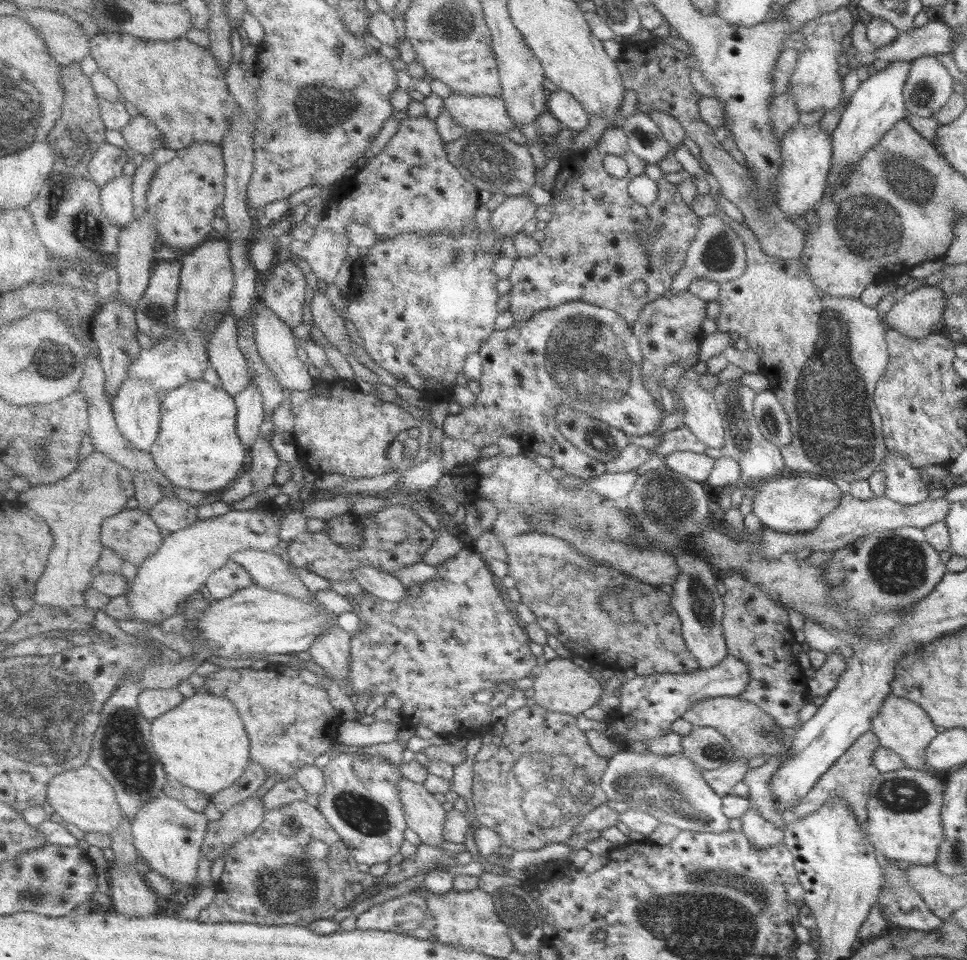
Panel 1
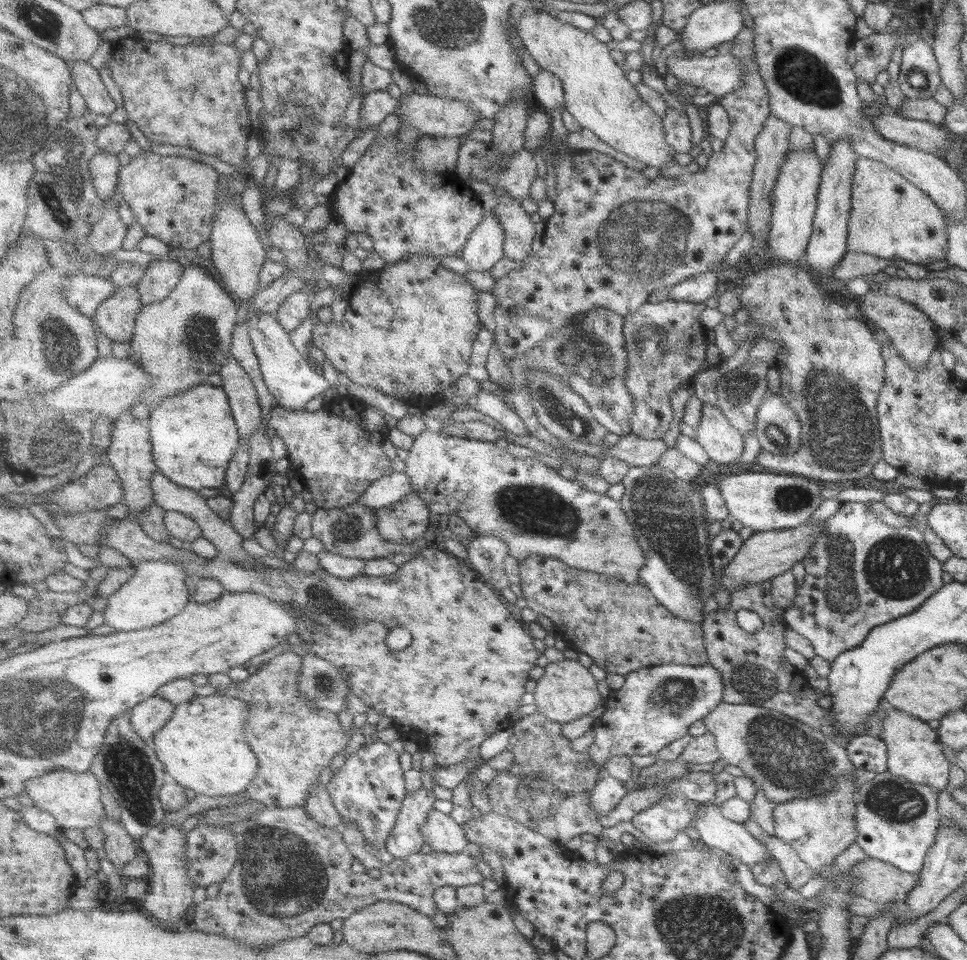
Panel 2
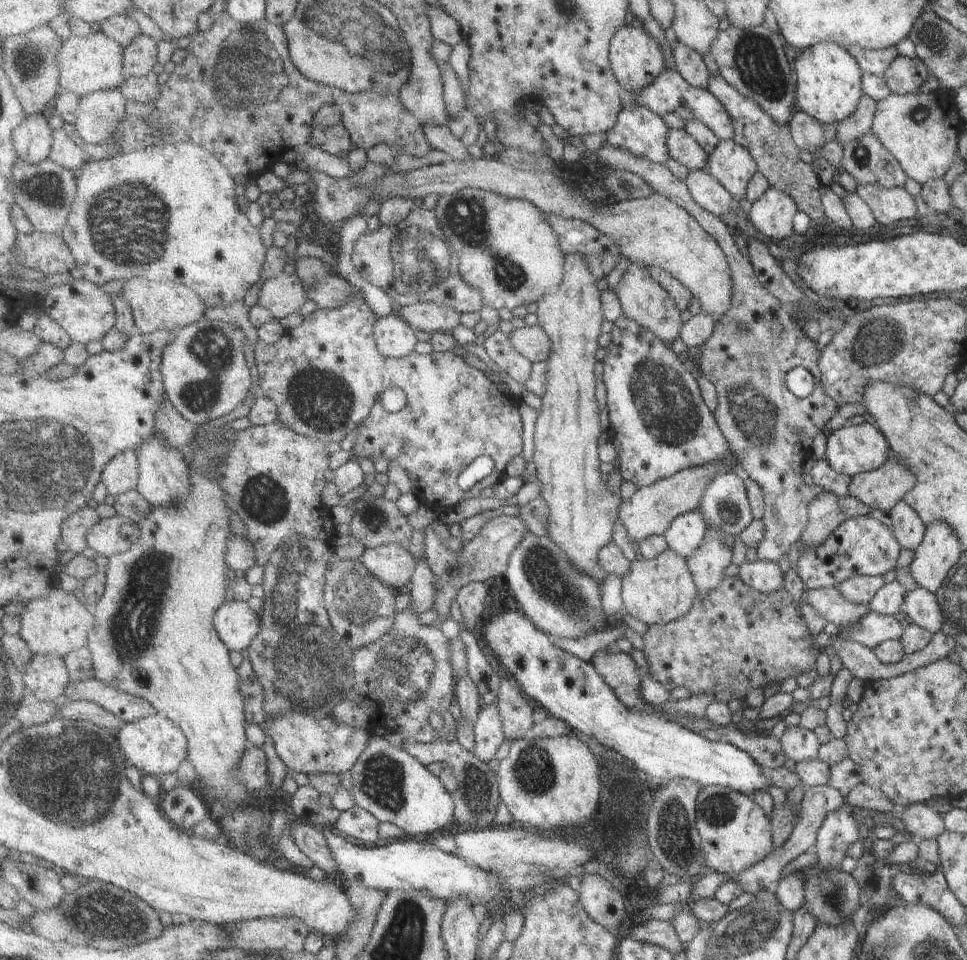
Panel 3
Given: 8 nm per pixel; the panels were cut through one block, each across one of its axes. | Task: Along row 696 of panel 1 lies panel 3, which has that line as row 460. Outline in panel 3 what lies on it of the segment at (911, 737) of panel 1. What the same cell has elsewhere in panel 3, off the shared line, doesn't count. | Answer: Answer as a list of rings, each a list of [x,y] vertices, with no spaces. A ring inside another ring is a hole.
[[[889,454],[887,461],[880,468],[851,477],[848,496],[852,495],[872,509],[879,508],[888,512],[897,502],[903,500],[903,496],[910,492],[916,483],[916,475],[906,465],[901,465],[896,457]]]

